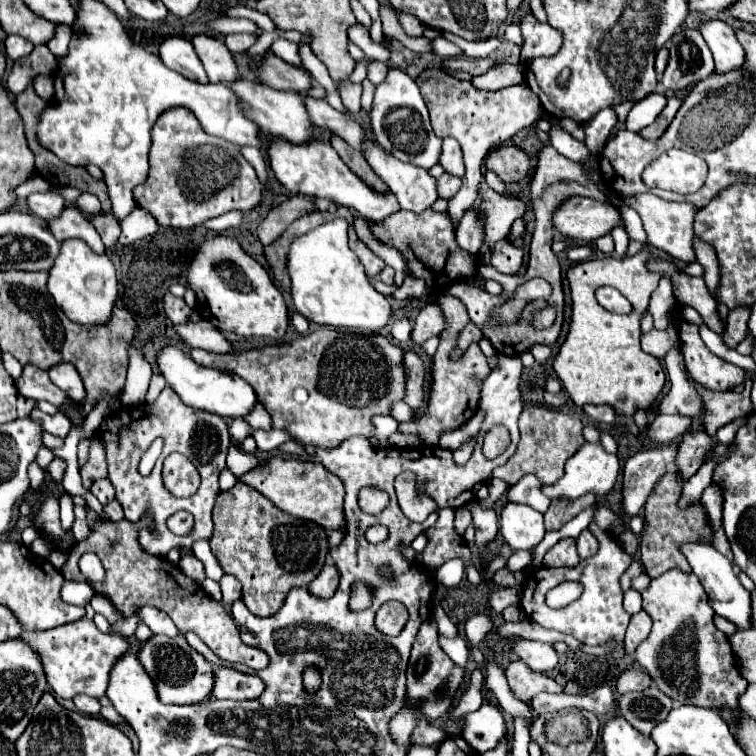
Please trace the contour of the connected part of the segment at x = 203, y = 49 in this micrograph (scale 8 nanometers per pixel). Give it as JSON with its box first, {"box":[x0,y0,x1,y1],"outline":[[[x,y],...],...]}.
{"box":[192,36,238,84],"outline":[[[194,36],[192,46],[204,64],[210,82],[232,84],[238,78],[238,66],[224,42],[218,42],[208,36]]]}

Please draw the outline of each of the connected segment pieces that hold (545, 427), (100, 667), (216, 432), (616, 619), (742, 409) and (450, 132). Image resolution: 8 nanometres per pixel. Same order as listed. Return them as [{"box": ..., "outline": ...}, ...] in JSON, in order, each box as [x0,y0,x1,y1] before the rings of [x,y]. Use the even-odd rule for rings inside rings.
[{"box":[492,406,584,486],"outline":[[[544,406],[524,408],[518,420],[518,427],[522,438],[516,454],[508,458],[506,464],[498,466],[492,472],[492,478],[500,478],[510,486],[520,482],[520,478],[526,474],[534,474],[542,484],[554,484],[564,476],[566,460],[584,444],[584,436],[582,436],[584,424],[578,418],[572,418],[564,412],[550,410]]]},{"box":[20,618,130,700],"outline":[[[88,618],[64,624],[64,628],[44,632],[24,632],[24,636],[20,638],[32,644],[36,652],[40,652],[40,658],[44,660],[44,672],[48,672],[48,684],[64,700],[72,700],[78,694],[102,698],[108,688],[110,670],[114,668],[116,660],[122,658],[130,648],[126,638],[102,634]]]},{"box":[100,386,230,556],"outline":[[[170,386],[164,388],[164,392],[158,396],[158,400],[152,406],[144,404],[142,412],[144,412],[144,416],[140,420],[134,420],[134,418],[130,418],[130,410],[126,410],[126,412],[120,410],[118,414],[112,414],[106,422],[102,422],[100,434],[102,434],[102,440],[106,442],[108,478],[116,488],[116,498],[124,508],[126,520],[138,522],[144,514],[148,514],[148,512],[154,514],[152,516],[154,528],[152,530],[144,528],[138,538],[146,552],[150,552],[154,556],[166,556],[174,546],[190,550],[194,540],[212,536],[212,506],[216,502],[216,496],[220,494],[218,476],[224,470],[224,462],[226,462],[226,454],[228,454],[228,446],[230,446],[228,424],[222,416],[204,414],[196,408],[186,406]],[[158,436],[164,438],[164,450],[158,458],[152,474],[142,478],[138,474],[138,462],[140,462],[142,454],[148,450],[148,446],[152,444],[152,440]],[[172,452],[184,454],[200,472],[200,488],[190,498],[176,498],[162,484],[162,474],[160,474],[162,462]],[[178,510],[188,510],[194,516],[194,528],[188,534],[188,538],[176,536],[166,528],[166,520]]]},{"box":[520,522,632,660],"outline":[[[595,522],[590,523],[589,529],[599,542],[599,550],[596,556],[580,560],[580,564],[574,566],[574,568],[540,568],[540,570],[536,570],[532,574],[532,578],[526,582],[526,586],[522,588],[520,604],[526,612],[526,616],[530,620],[534,620],[536,624],[540,624],[542,628],[558,630],[558,632],[574,636],[576,640],[590,644],[590,646],[602,646],[602,644],[614,640],[616,646],[610,650],[610,656],[618,660],[618,658],[624,656],[624,632],[626,632],[628,622],[630,622],[630,614],[622,608],[620,576],[630,566],[632,558],[622,550],[622,546],[614,536],[610,536],[606,531],[601,530]],[[564,580],[580,582],[584,586],[584,592],[576,602],[568,604],[566,608],[554,610],[554,608],[546,606],[544,596],[550,588],[558,586]]]},{"box":[688,376,753,436],"outline":[[[692,376],[688,380],[696,386],[696,392],[702,400],[702,428],[708,436],[716,436],[716,430],[734,418],[748,416],[752,412],[751,389],[753,380],[748,377],[745,380],[745,390],[742,394],[736,394],[734,390],[728,392],[712,392],[704,386],[700,386]]]},{"box":[416,68,544,222],"outline":[[[442,68],[422,70],[420,76],[416,78],[416,84],[428,106],[430,122],[432,122],[436,136],[456,138],[464,152],[466,174],[462,178],[462,188],[448,204],[448,214],[452,216],[452,222],[456,222],[464,214],[464,208],[478,202],[476,190],[482,180],[480,168],[482,168],[482,162],[488,156],[488,152],[492,148],[496,148],[498,144],[510,140],[520,128],[534,124],[544,114],[544,108],[540,108],[540,100],[536,100],[534,92],[528,88],[528,84],[512,84],[512,86],[506,86],[496,92],[478,90],[472,82],[458,80],[456,76],[444,72]]]}]

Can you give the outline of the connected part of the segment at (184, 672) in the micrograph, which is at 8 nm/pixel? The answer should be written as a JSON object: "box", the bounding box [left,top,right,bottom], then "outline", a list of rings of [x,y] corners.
{"box":[138,634,214,704],"outline":[[[182,634],[174,638],[152,636],[148,642],[142,644],[138,658],[142,660],[148,676],[152,676],[156,688],[160,690],[160,700],[164,700],[164,704],[198,704],[206,700],[214,688],[212,664],[194,648],[190,648]]]}

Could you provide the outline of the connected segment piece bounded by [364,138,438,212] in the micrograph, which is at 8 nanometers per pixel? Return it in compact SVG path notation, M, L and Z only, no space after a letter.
M366 138L364 156L372 166L372 170L396 194L402 210L422 212L424 208L436 202L438 198L436 178L428 170L396 160L392 154L384 152L368 138Z

